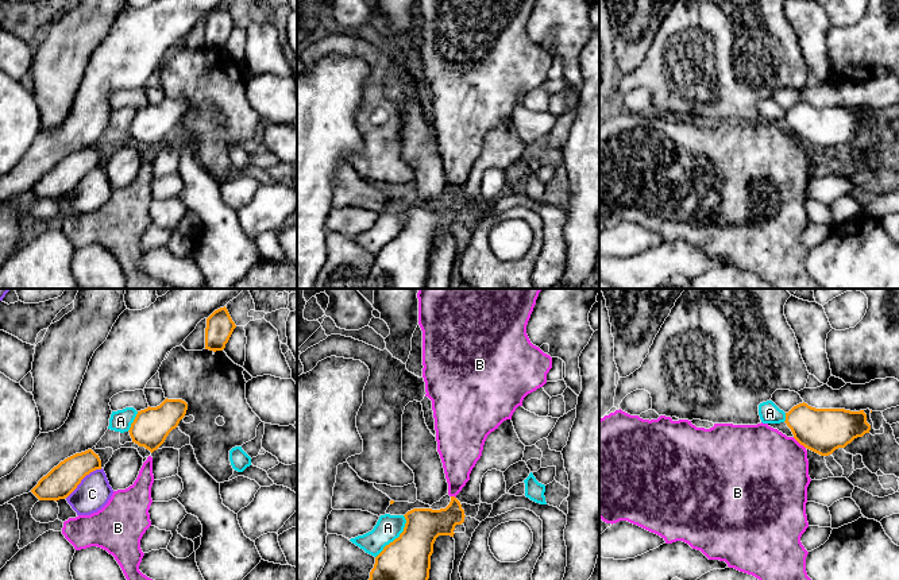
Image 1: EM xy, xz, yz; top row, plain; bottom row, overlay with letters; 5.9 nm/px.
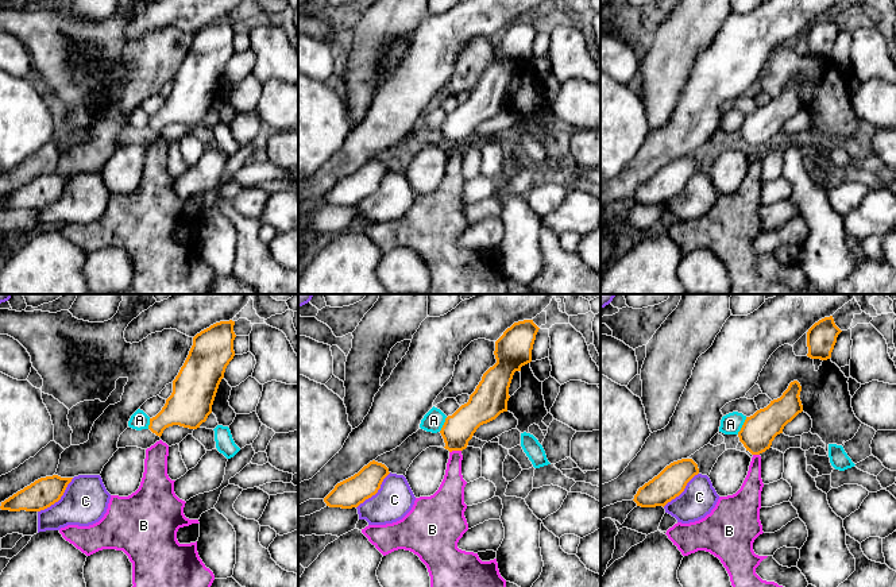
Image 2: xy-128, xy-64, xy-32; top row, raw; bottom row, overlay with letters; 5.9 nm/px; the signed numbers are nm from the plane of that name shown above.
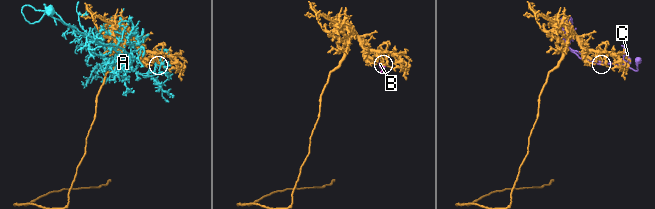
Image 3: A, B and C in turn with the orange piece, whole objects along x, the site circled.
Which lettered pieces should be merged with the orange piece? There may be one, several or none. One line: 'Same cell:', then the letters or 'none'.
Same cell: none

